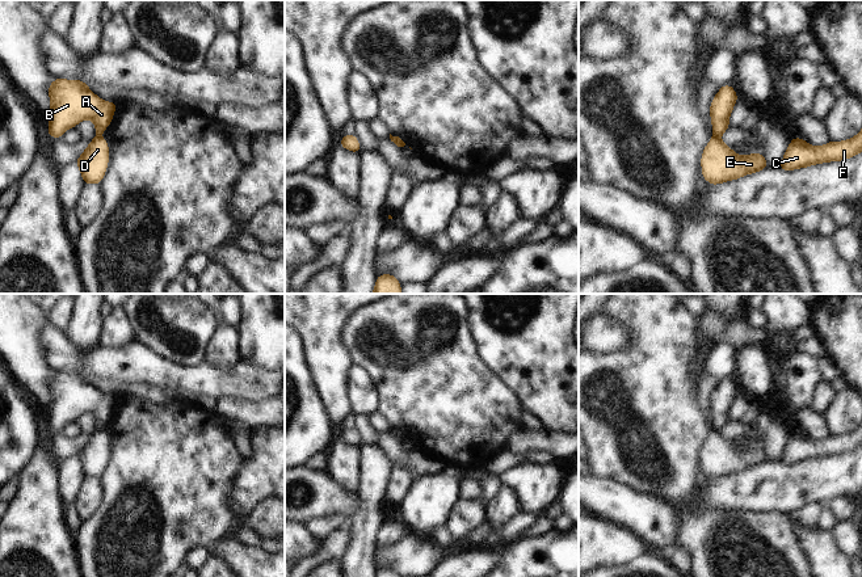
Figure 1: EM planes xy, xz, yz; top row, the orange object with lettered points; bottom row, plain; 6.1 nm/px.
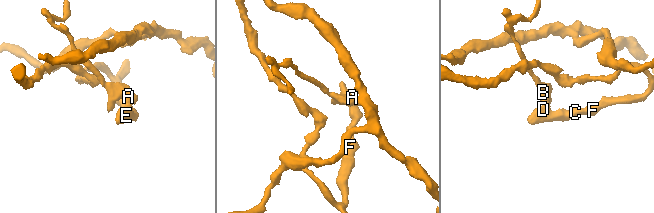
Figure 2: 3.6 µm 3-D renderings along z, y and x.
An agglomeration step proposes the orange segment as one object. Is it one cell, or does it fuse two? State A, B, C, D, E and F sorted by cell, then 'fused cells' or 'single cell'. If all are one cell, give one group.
groups A B / C D E F; fused cells

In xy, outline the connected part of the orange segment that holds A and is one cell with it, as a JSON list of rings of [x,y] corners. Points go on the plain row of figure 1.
[[[55,372],[49,380],[49,388],[50,431],[62,431],[64,424],[75,422],[83,413],[94,416],[96,430],[101,429],[112,417],[117,396],[100,393],[84,375]]]

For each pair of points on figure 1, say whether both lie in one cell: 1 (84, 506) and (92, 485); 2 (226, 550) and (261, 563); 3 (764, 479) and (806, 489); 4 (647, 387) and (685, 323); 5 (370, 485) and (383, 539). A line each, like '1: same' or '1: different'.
1: same
2: same
3: same
4: same
5: different

